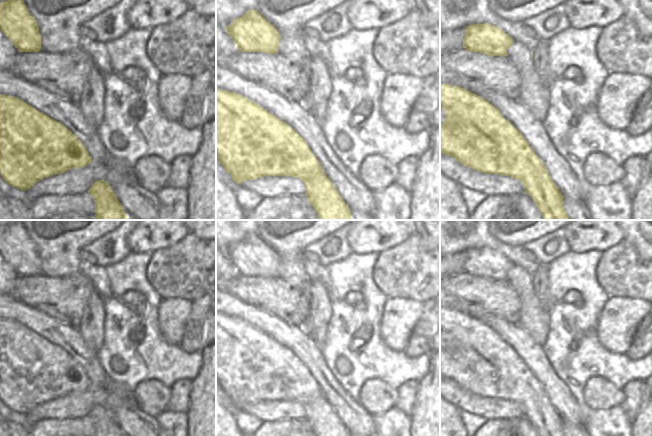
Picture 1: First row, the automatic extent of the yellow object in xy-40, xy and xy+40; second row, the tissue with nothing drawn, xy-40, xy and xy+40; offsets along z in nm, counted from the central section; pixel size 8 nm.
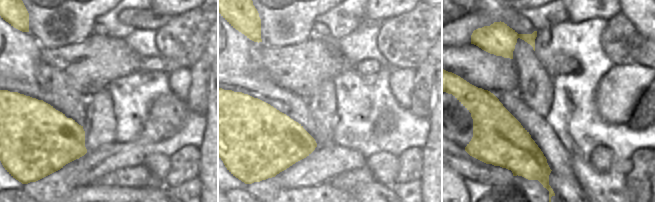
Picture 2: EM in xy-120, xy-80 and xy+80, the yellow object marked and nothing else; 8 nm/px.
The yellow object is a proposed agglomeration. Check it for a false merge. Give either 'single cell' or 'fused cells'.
fused cells

